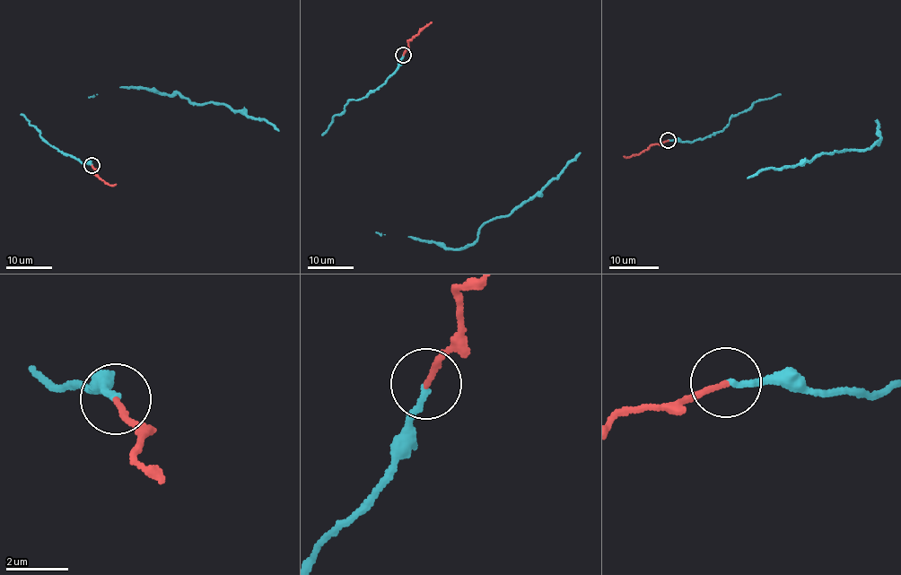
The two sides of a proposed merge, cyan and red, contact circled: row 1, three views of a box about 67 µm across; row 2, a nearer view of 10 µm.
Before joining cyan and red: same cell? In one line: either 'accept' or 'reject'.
reject

